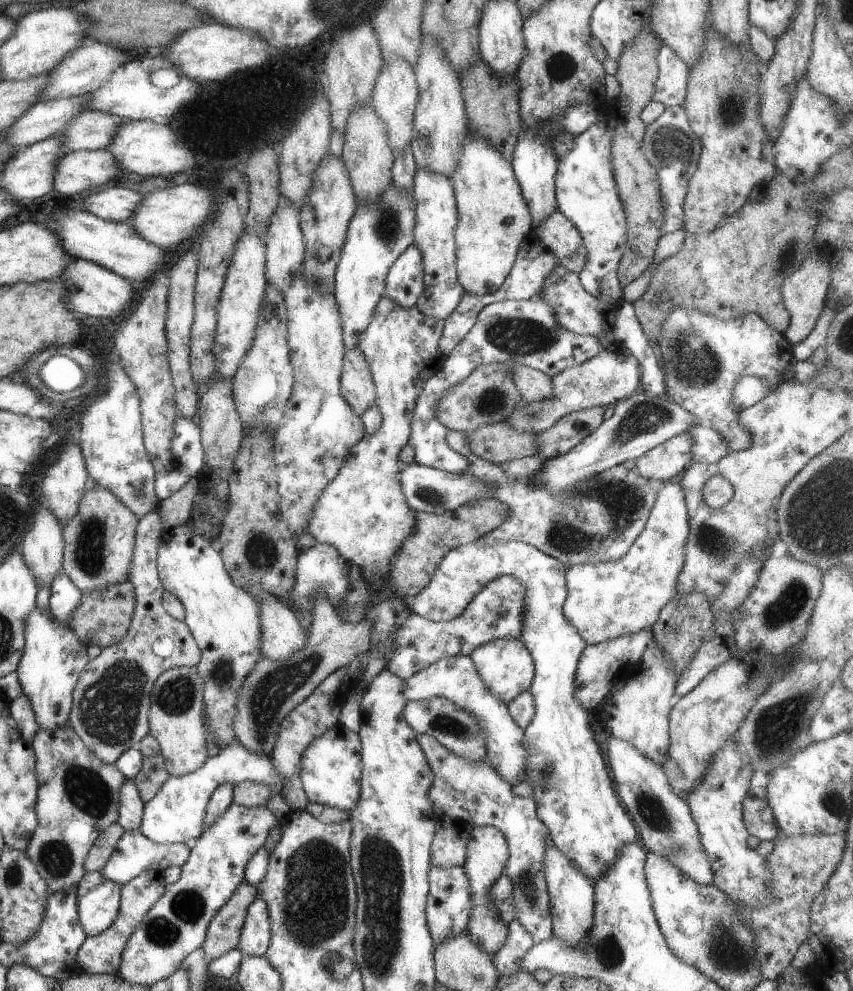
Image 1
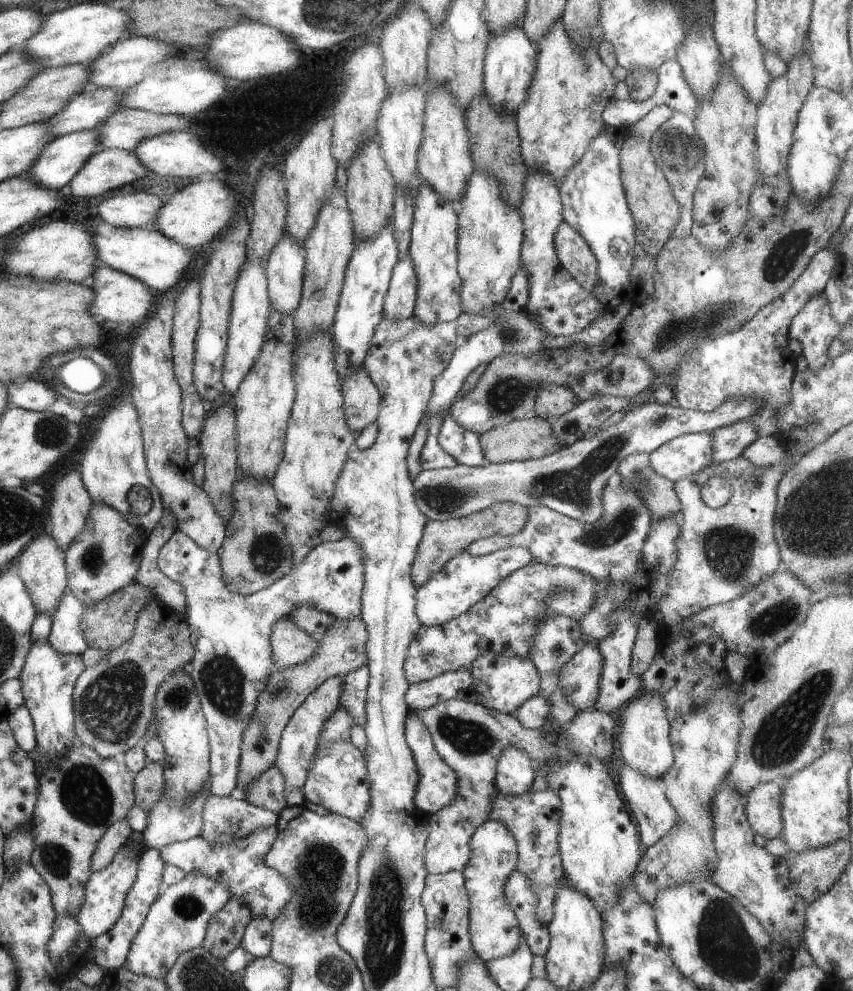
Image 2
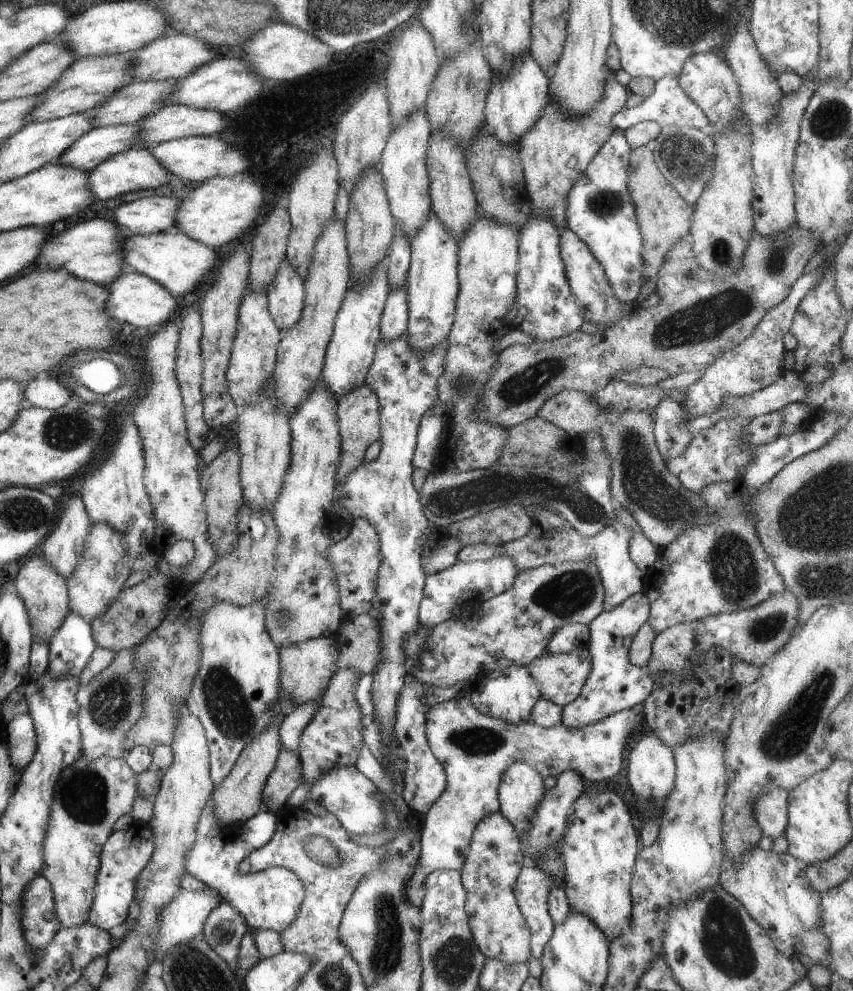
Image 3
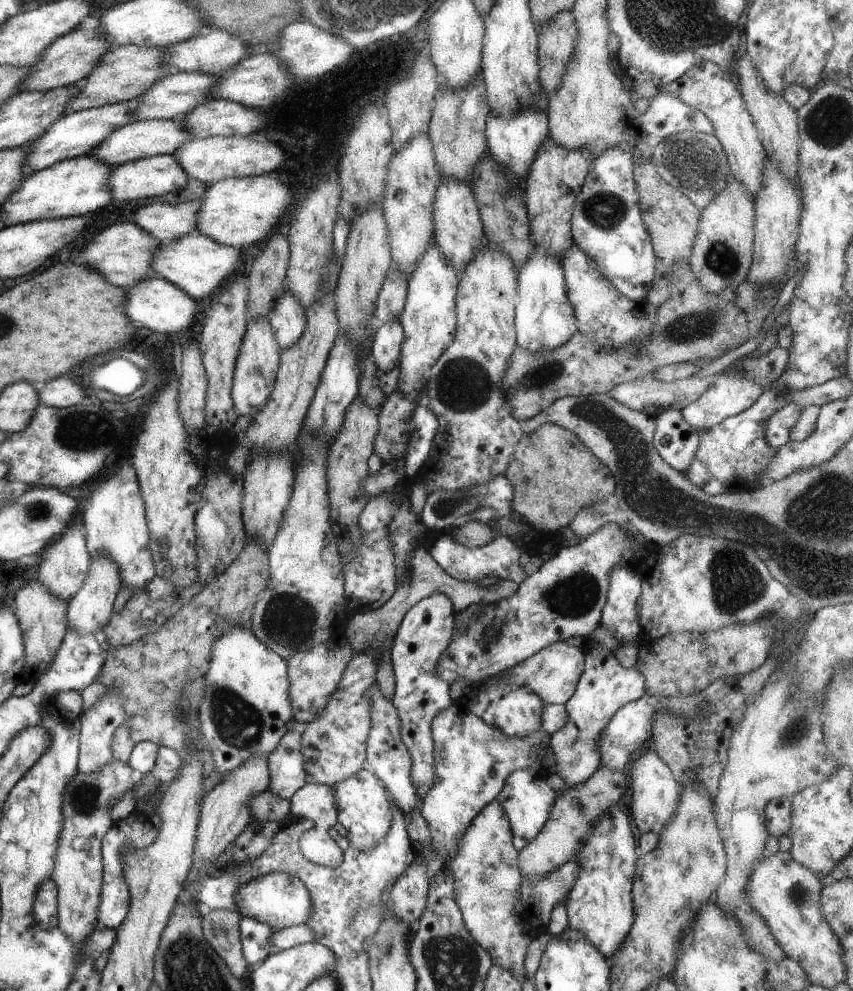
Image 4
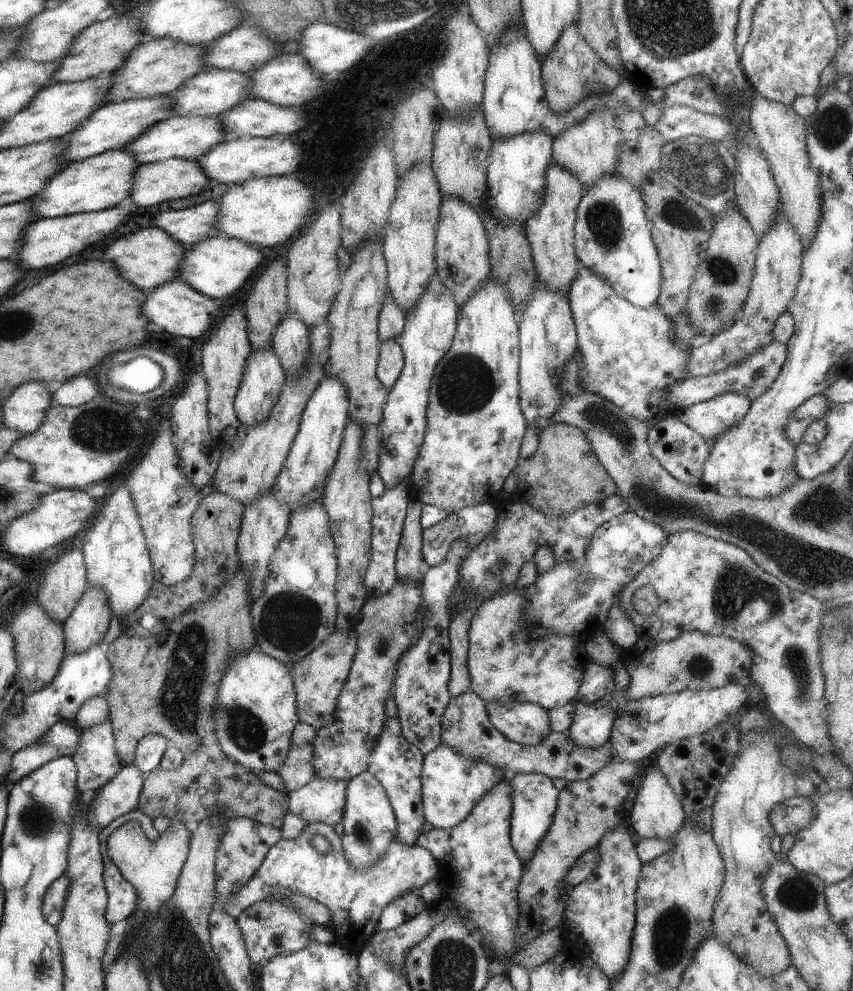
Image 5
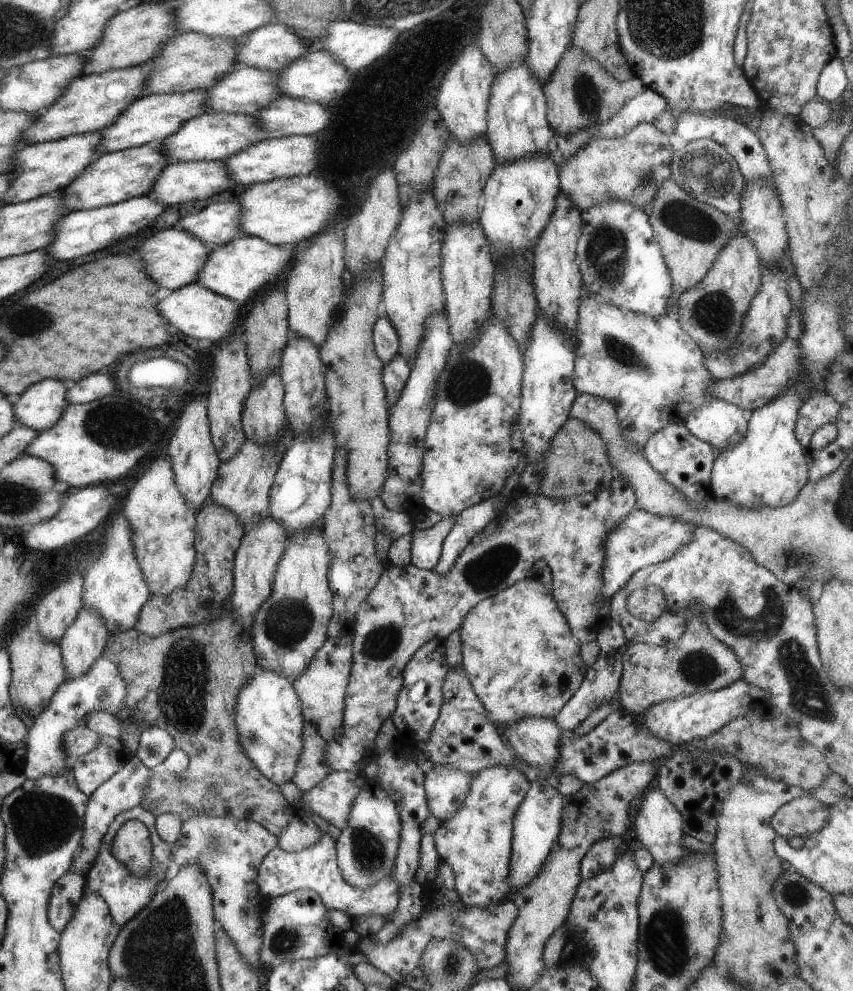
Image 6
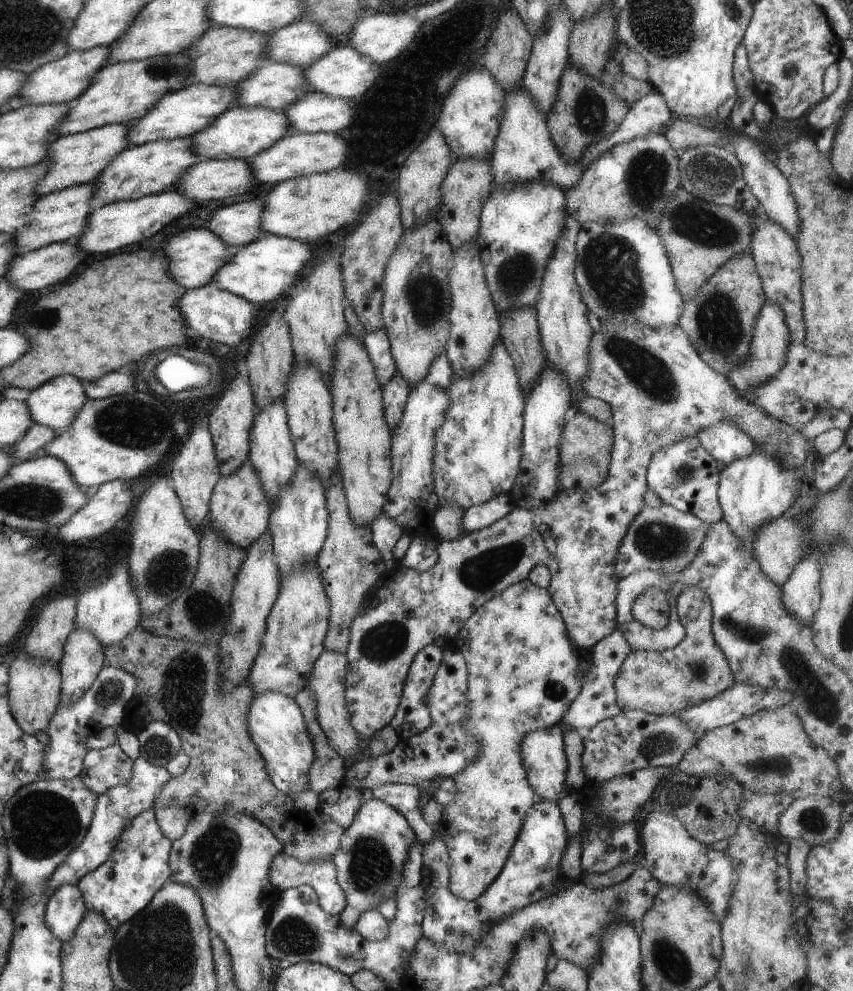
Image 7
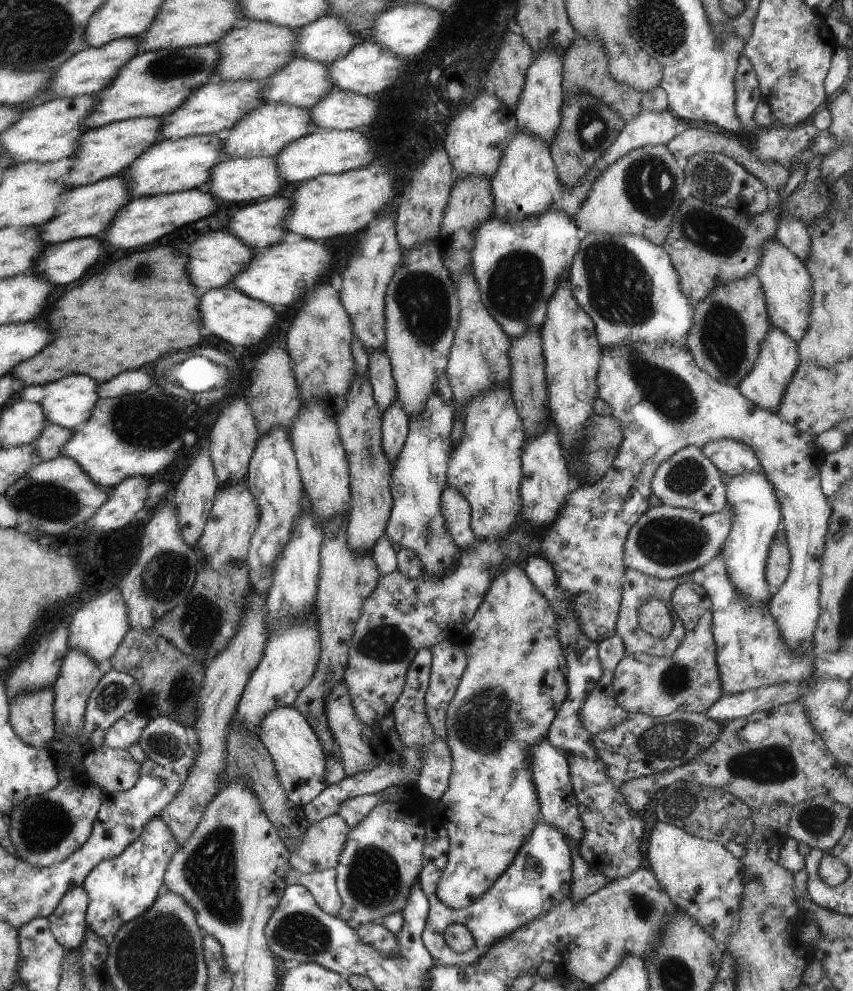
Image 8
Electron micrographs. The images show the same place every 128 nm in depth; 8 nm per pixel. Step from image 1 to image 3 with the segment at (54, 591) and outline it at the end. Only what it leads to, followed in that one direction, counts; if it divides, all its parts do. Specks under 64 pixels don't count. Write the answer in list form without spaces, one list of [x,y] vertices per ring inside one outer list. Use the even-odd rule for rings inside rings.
[[[68,611],[48,641],[47,670],[51,677],[79,675],[96,648],[90,624],[75,612]]]

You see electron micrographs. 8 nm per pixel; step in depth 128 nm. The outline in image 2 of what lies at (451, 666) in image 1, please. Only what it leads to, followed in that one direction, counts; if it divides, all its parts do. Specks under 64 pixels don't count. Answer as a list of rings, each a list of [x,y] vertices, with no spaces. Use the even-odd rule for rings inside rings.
[[[468,669],[443,672],[431,680],[413,683],[404,695],[405,704],[411,710],[427,710],[449,699],[471,703],[479,700]],[[511,746],[503,748],[495,766],[495,787],[505,796],[521,796],[531,791],[537,772],[529,756]]]

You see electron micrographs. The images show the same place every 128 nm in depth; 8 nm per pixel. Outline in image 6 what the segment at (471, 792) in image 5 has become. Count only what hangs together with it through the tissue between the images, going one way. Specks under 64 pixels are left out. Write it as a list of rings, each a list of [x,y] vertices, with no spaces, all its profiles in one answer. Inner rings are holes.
[[[441,764],[426,771],[422,786],[429,815],[440,822],[452,818],[468,796],[473,776]]]

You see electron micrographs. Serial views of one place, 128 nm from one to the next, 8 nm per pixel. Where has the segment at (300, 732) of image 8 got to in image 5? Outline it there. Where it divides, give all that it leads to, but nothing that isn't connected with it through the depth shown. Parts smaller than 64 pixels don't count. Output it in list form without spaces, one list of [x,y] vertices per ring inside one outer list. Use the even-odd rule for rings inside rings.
[[[253,646],[245,652],[231,652],[223,676],[220,676],[217,686],[217,698],[215,698],[215,738],[221,748],[221,752],[235,762],[235,765],[253,773],[274,772],[283,764],[287,750],[291,746],[291,732],[299,722],[297,716],[295,688],[288,665],[277,662],[269,656],[265,656],[258,647]]]

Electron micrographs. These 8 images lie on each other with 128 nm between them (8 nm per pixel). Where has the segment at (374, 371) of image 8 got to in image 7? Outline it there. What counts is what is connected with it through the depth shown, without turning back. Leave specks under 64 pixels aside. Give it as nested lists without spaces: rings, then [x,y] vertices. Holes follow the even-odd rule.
[[[375,328],[373,332],[368,332],[363,339],[363,348],[369,354],[369,360],[375,368],[375,376],[381,386],[385,386],[392,376],[396,375],[397,367],[391,356],[389,340],[385,329]]]

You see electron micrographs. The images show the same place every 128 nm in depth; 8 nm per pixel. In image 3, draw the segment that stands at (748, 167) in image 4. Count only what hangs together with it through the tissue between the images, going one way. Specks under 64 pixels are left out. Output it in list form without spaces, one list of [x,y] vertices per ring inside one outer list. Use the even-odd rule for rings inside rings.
[[[713,51],[692,54],[683,62],[677,78],[679,88],[703,112],[717,131],[722,131],[730,120],[738,115],[740,97],[736,79],[721,54]]]

